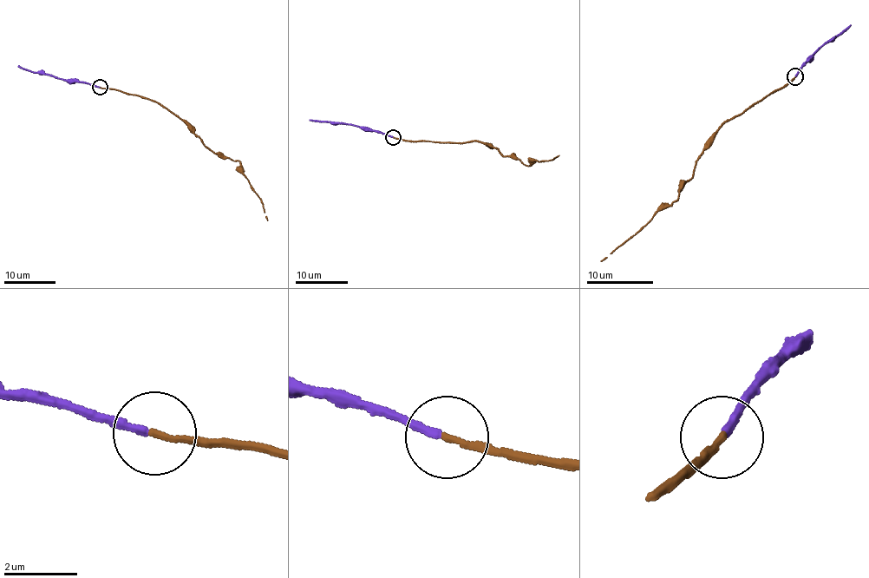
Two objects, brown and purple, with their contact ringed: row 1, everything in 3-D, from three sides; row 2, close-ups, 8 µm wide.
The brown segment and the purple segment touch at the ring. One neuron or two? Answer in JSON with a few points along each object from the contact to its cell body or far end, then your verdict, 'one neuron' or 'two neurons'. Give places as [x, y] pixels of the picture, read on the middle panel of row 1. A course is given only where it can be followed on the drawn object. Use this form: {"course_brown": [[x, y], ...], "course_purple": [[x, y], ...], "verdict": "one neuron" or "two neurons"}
{"course_brown": [[393, 136], [414, 142], [475, 141], [528, 166], [558, 155]], "course_purple": [[393, 136], [344, 123], [310, 119]], "verdict": "one neuron"}

